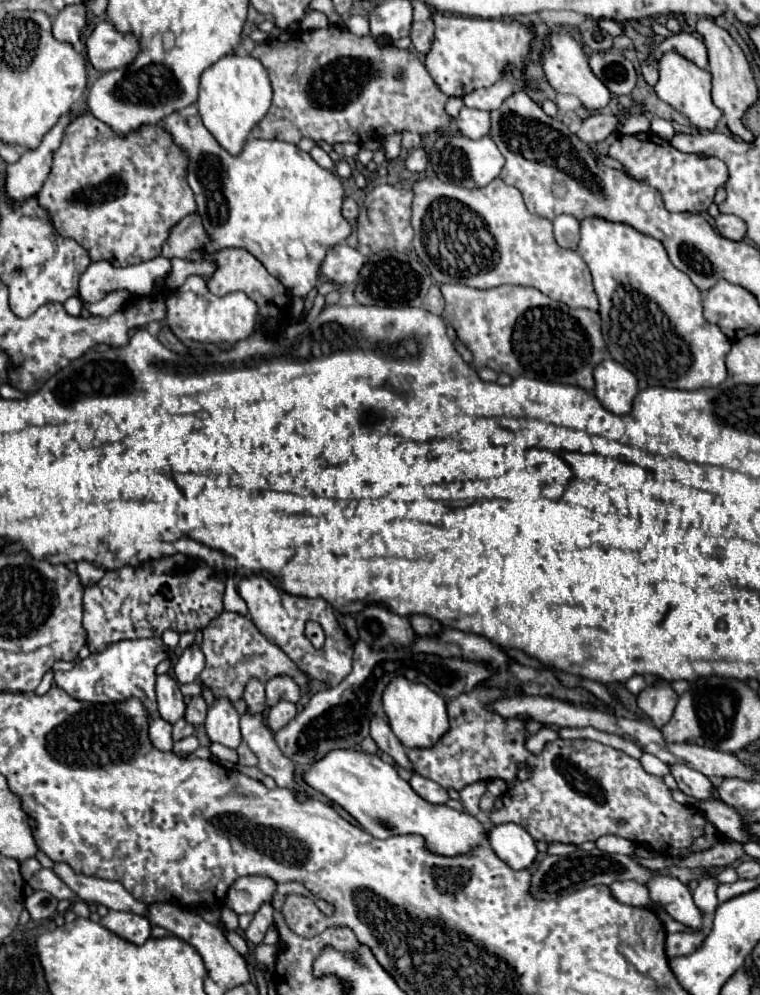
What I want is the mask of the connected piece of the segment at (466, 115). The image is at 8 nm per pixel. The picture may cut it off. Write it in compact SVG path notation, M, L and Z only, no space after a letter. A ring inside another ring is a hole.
M461 107L459 117L455 119L459 131L469 137L469 139L481 139L485 135L489 135L489 111L481 111L481 109L469 109L469 107Z

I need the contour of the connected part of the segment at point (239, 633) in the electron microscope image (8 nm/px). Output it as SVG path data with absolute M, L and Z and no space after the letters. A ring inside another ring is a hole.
M223 611L217 619L213 619L213 623L203 629L201 647L205 653L205 669L201 671L199 679L213 691L215 697L227 697L235 703L243 697L243 689L251 677L267 683L275 675L289 675L295 679L301 691L307 691L309 687L309 677L299 671L297 665L275 643L267 641L267 637L255 627L249 617L243 617L239 613Z

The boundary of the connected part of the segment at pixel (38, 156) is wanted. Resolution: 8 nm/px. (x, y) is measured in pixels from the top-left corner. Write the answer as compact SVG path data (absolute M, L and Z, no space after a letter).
M63 115L57 125L43 137L35 149L25 149L21 159L7 165L7 195L13 203L23 203L27 197L37 195L51 171L53 153L61 145L65 127L71 123L71 115Z

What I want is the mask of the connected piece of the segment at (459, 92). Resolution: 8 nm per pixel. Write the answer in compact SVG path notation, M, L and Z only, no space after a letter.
M433 13L435 41L425 57L425 67L437 87L449 97L463 97L479 87L497 83L503 75L503 67L513 63L523 67L525 55L533 39L533 31L523 23L505 23L495 19L477 19L463 15Z

